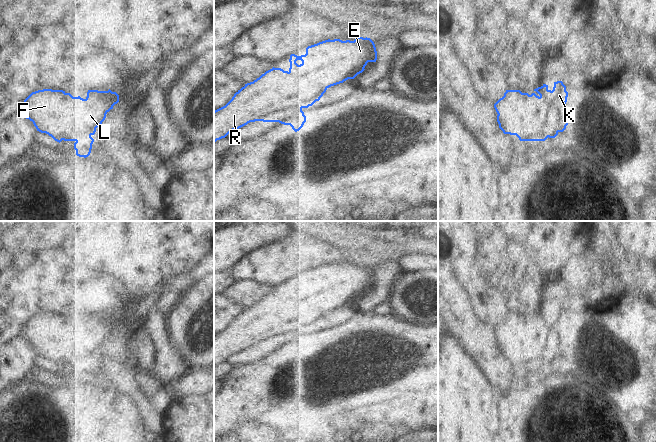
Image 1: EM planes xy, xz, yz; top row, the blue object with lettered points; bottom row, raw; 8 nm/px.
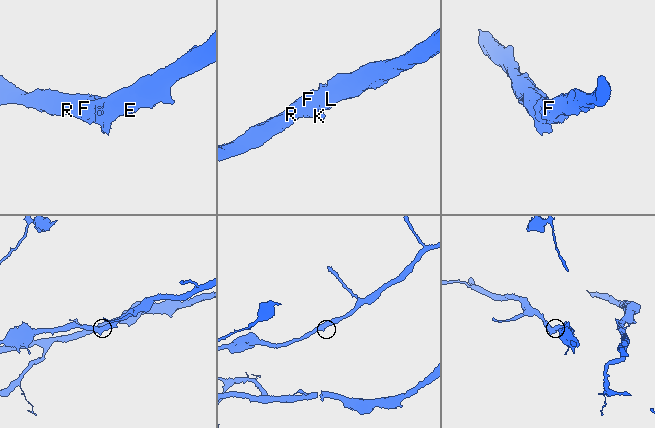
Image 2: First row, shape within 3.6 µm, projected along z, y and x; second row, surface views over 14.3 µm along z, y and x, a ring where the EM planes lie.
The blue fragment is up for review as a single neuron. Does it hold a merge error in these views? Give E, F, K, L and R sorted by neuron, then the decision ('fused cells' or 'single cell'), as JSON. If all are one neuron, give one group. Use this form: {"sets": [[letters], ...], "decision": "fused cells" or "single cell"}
{"sets": [["E", "F", "K", "L", "R"]], "decision": "single cell"}

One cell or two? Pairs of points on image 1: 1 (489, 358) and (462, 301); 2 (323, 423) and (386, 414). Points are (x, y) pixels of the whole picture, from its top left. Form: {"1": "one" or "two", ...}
{"1": "one", "2": "one"}

